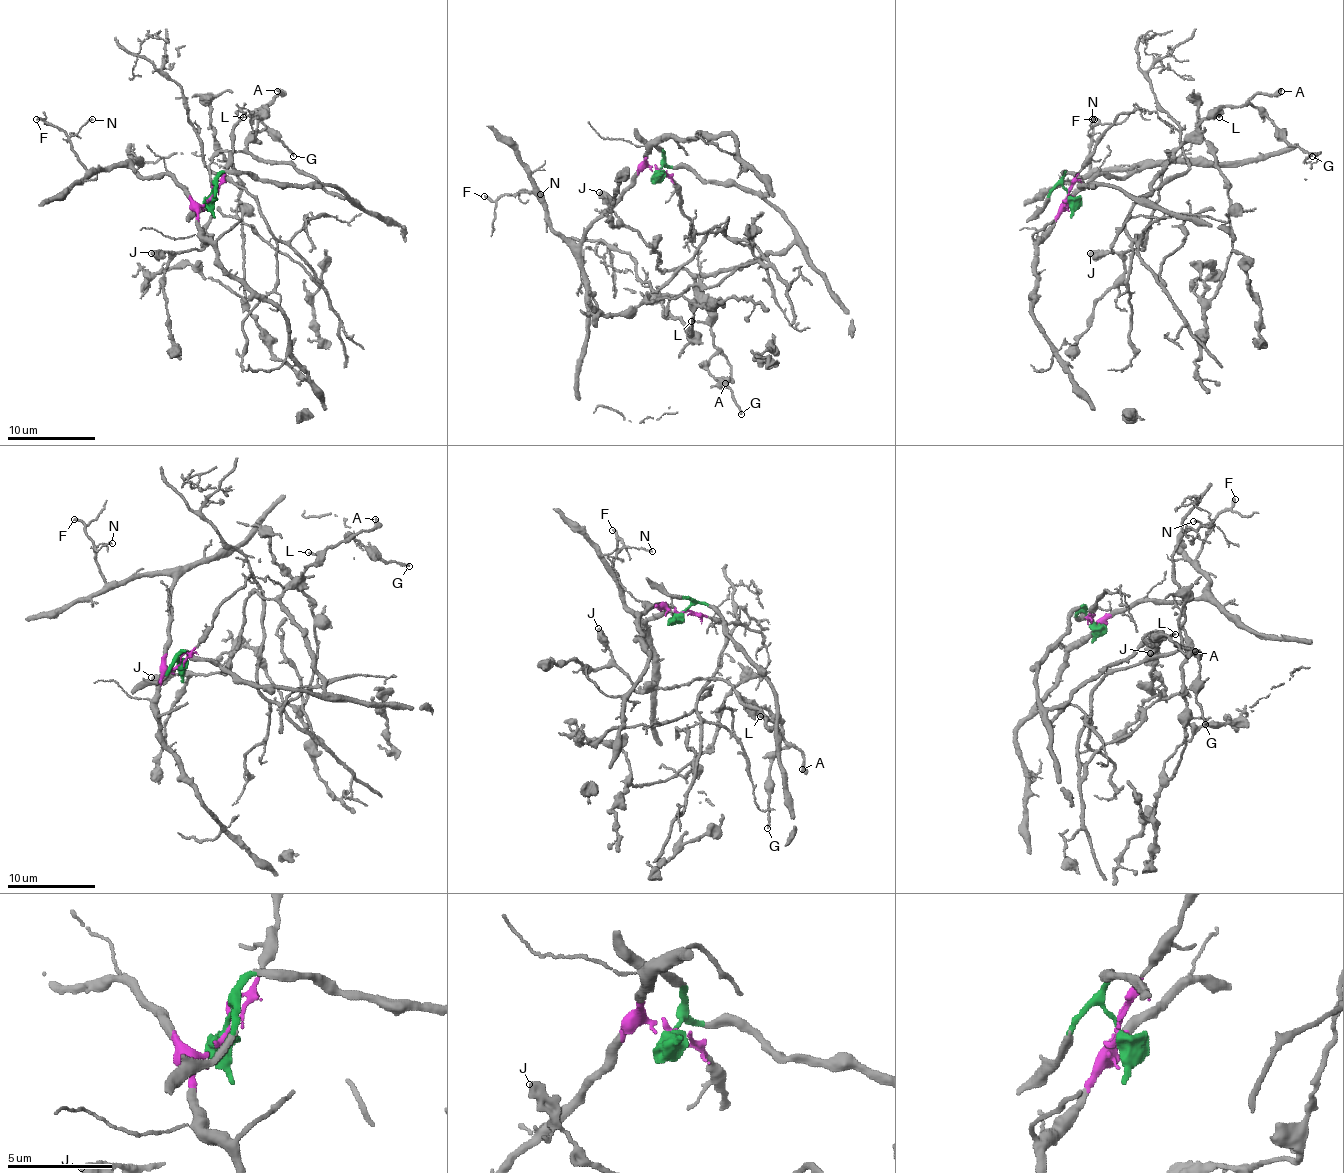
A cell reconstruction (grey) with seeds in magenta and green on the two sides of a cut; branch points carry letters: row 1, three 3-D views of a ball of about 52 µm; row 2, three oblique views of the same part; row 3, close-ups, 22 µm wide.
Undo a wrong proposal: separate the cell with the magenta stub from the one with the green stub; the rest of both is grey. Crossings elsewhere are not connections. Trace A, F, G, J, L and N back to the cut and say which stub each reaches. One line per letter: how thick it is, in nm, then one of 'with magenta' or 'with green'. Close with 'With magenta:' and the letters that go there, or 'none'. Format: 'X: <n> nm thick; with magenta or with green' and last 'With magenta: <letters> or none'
A: 400 nm thick; with green
F: 200 nm thick; with magenta
G: 180 nm thick; with green
J: 600 nm thick; with green
L: 160 nm thick; with green
N: 130 nm thick; with magenta
With magenta: F, N

